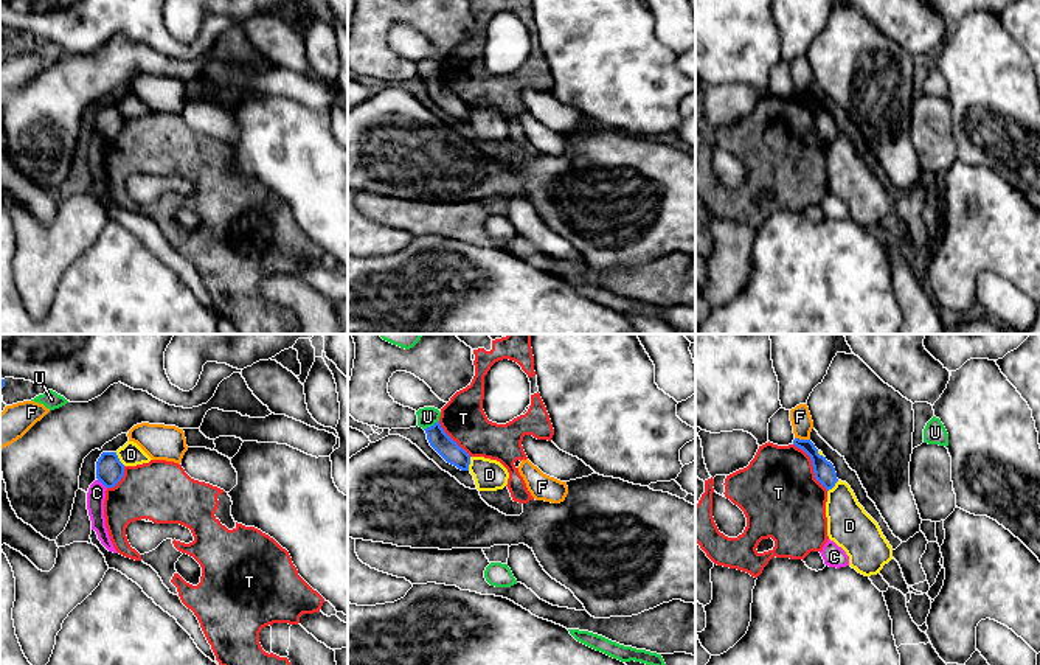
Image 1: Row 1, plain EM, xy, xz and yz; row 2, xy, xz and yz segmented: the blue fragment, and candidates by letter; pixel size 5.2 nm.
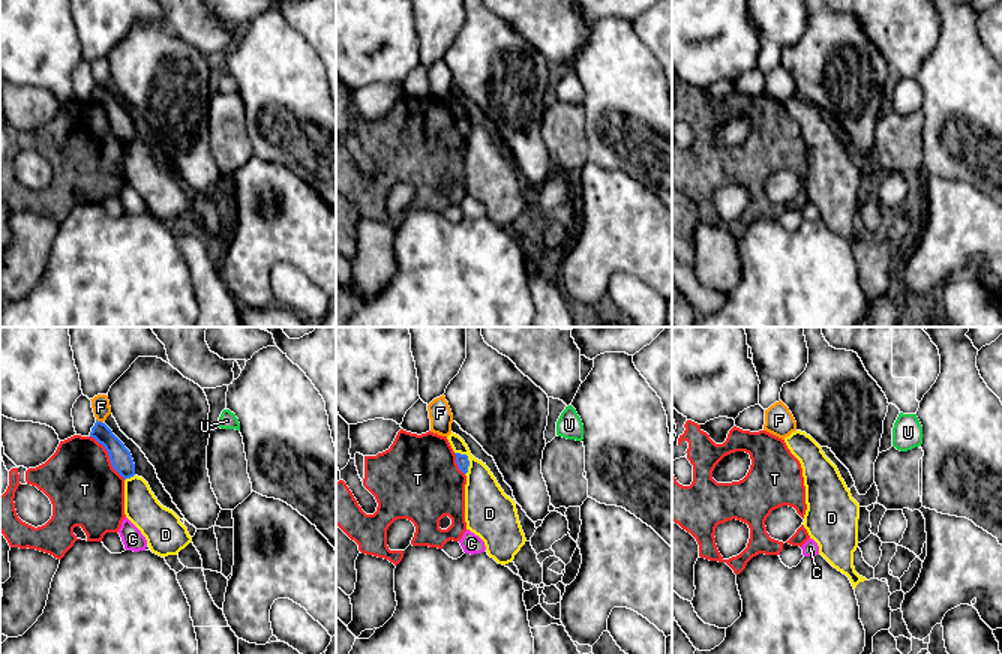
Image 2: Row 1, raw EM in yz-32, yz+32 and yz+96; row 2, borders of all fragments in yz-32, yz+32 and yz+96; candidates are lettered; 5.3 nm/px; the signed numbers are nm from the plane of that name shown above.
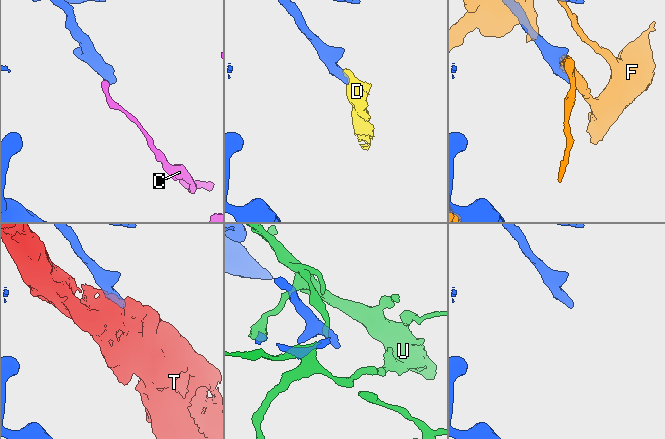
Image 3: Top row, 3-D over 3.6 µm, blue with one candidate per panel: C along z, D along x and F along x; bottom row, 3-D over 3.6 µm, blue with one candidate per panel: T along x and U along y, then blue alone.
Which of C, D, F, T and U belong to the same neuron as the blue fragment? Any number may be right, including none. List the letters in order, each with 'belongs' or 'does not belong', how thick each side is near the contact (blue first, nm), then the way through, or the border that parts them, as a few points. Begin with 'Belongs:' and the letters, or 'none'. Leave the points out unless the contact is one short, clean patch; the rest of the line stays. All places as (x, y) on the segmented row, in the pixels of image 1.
Belongs: none
C: does not belong; 140 nm thick on the blue side, 100 nm on the other; border along xy (97, 480), (106, 488)
D: does not belong; 140 nm thick on the blue side, 120 nm on the other; border along xy (115, 452), (124, 465)
F: does not belong; 110 nm thick on the blue side, 110 nm on the other
T: does not belong; 110 nm thick on the blue side, 420 nm on the other; border along yz (793, 443), (809, 457), (814, 476), (828, 490)
U: does not belong; 110 nm thick on the blue side, 100 nm on the other

